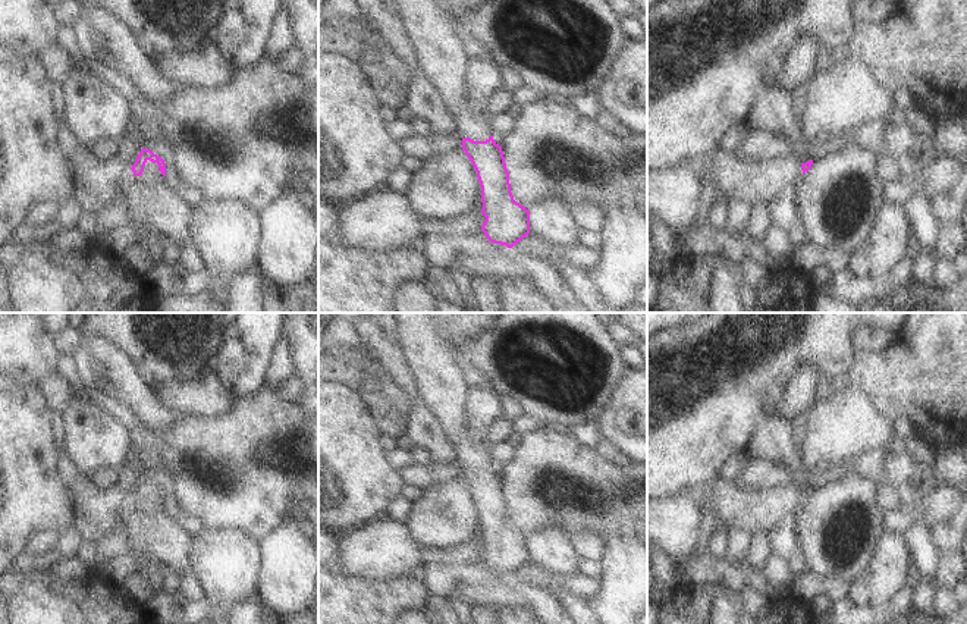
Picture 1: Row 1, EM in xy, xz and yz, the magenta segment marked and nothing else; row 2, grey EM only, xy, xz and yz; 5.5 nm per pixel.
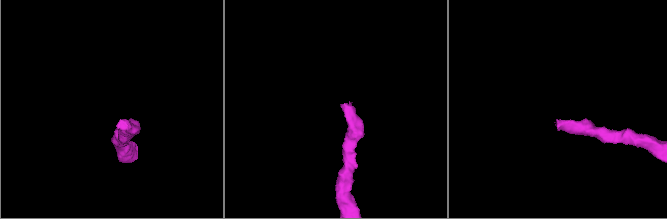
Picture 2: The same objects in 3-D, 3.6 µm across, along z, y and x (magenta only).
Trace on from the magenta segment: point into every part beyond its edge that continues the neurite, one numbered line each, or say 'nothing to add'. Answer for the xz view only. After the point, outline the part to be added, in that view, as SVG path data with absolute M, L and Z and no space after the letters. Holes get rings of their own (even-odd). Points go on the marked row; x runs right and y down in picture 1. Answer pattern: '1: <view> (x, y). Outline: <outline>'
nothing to add

